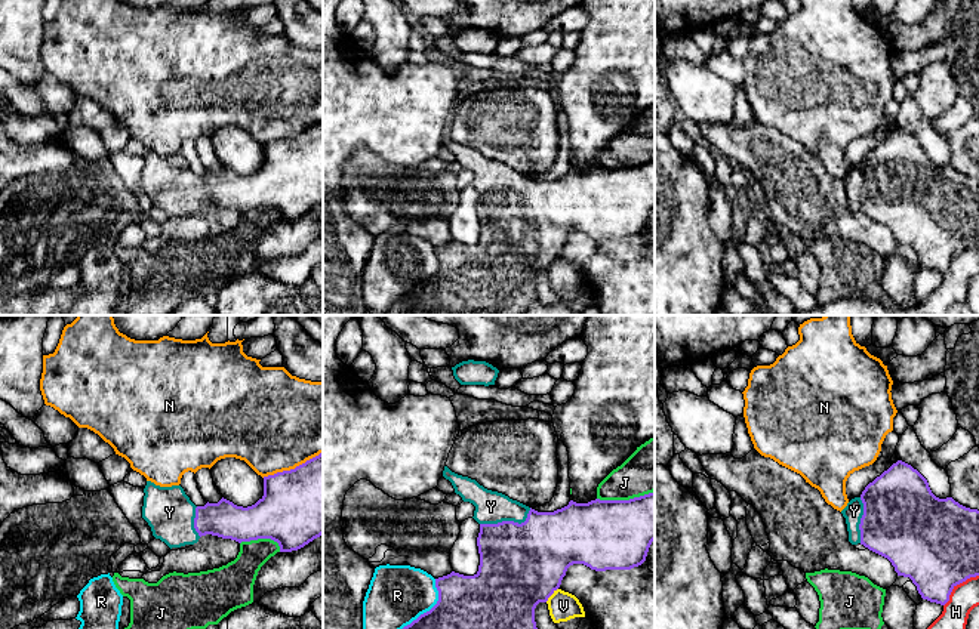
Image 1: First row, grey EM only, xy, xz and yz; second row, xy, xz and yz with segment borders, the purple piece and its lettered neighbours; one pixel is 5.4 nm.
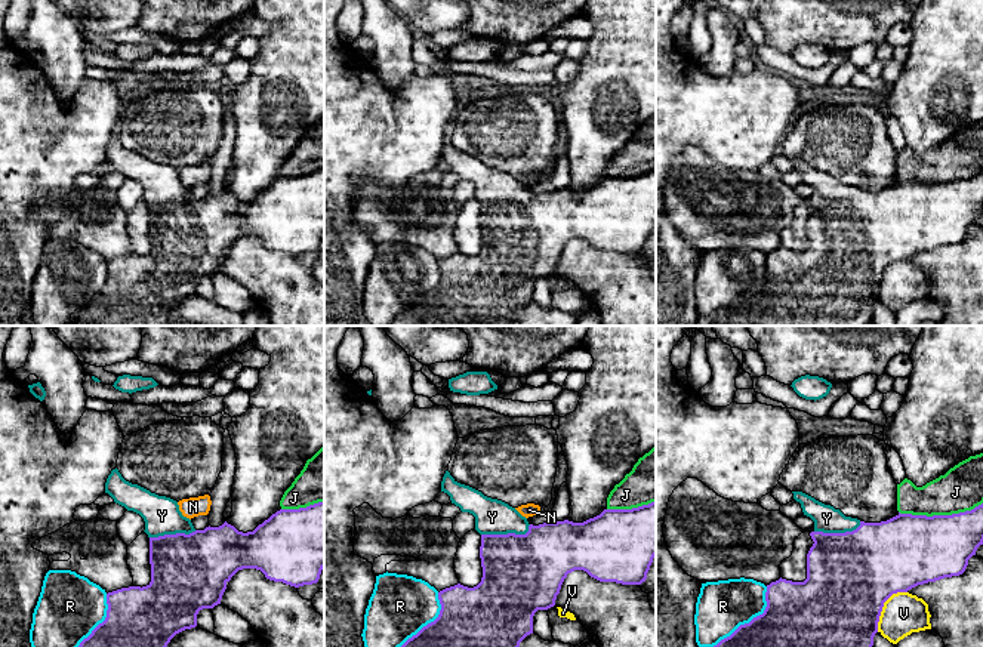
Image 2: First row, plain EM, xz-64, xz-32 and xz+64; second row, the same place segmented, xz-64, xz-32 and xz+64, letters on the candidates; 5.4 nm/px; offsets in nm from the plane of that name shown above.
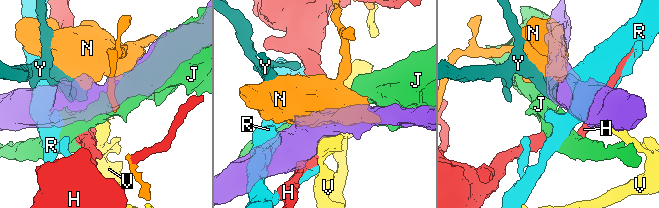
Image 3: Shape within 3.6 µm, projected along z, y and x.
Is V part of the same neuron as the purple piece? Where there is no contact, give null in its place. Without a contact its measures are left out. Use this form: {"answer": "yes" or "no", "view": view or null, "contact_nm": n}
{"answer": "no", "view": "xz", "contact_nm": 100}

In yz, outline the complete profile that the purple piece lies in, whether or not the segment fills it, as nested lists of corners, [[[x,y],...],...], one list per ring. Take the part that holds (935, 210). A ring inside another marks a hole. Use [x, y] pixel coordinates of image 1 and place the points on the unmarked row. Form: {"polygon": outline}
{"polygon": [[[902,129],[869,151],[841,182],[849,210],[887,226],[898,244],[912,249],[923,268],[945,274],[957,253],[979,244],[979,179],[952,166],[936,166],[927,148]]]}

